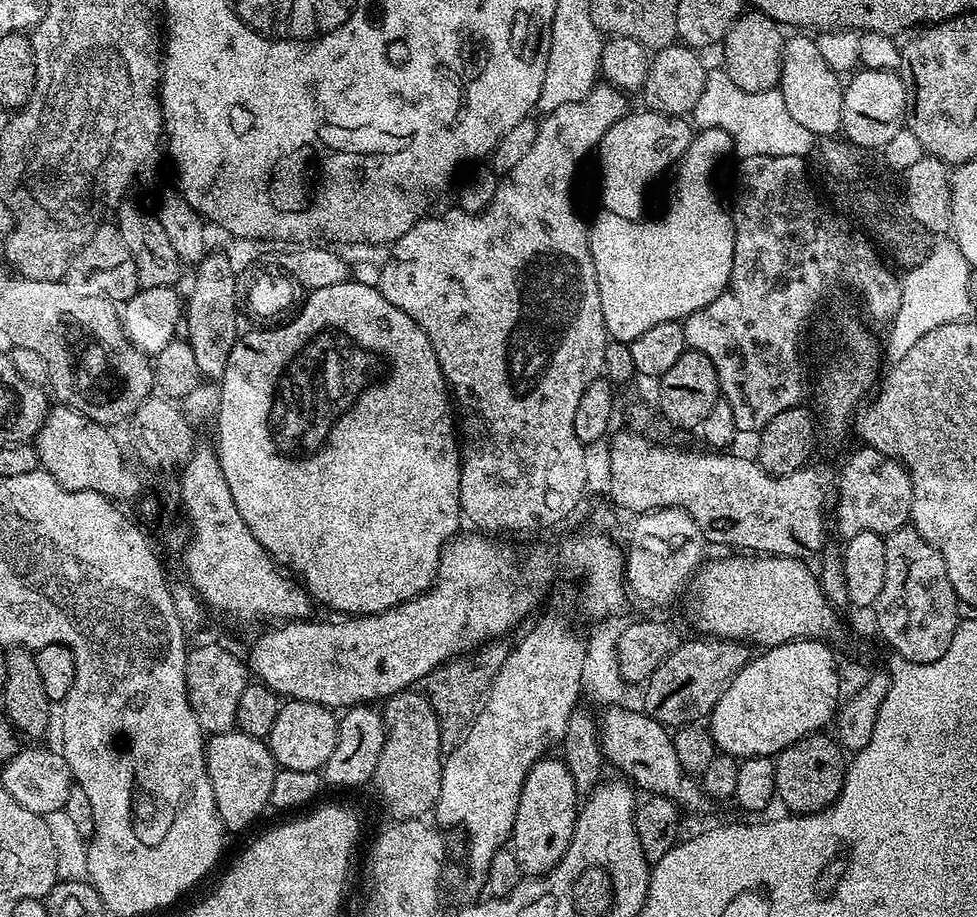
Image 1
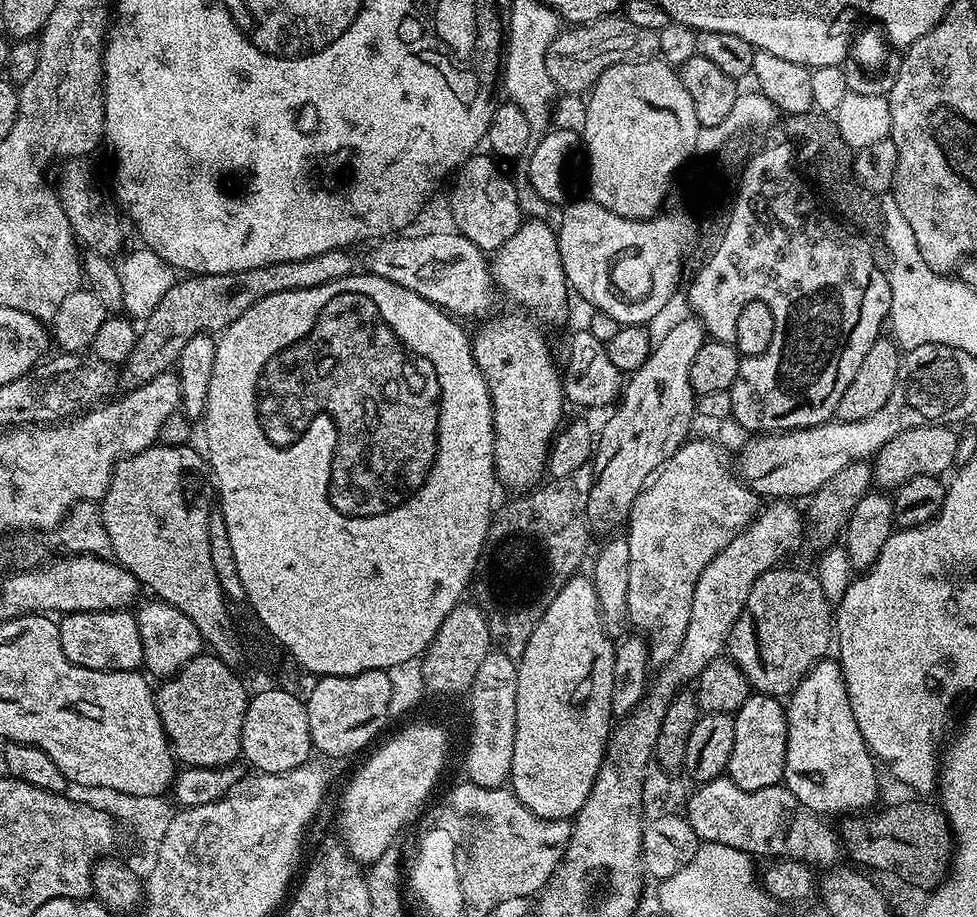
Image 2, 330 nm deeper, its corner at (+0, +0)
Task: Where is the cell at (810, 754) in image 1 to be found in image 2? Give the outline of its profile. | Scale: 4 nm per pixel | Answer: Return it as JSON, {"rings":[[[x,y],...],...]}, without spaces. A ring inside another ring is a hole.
{"rings":[[[911,798],[902,805],[885,807],[876,820],[868,816],[872,814],[845,815],[839,821],[838,833],[847,857],[855,865],[874,868],[877,873],[893,871],[916,890],[938,887],[950,871],[954,851],[952,828],[943,811],[935,803],[927,804],[924,800],[927,799]]]}

